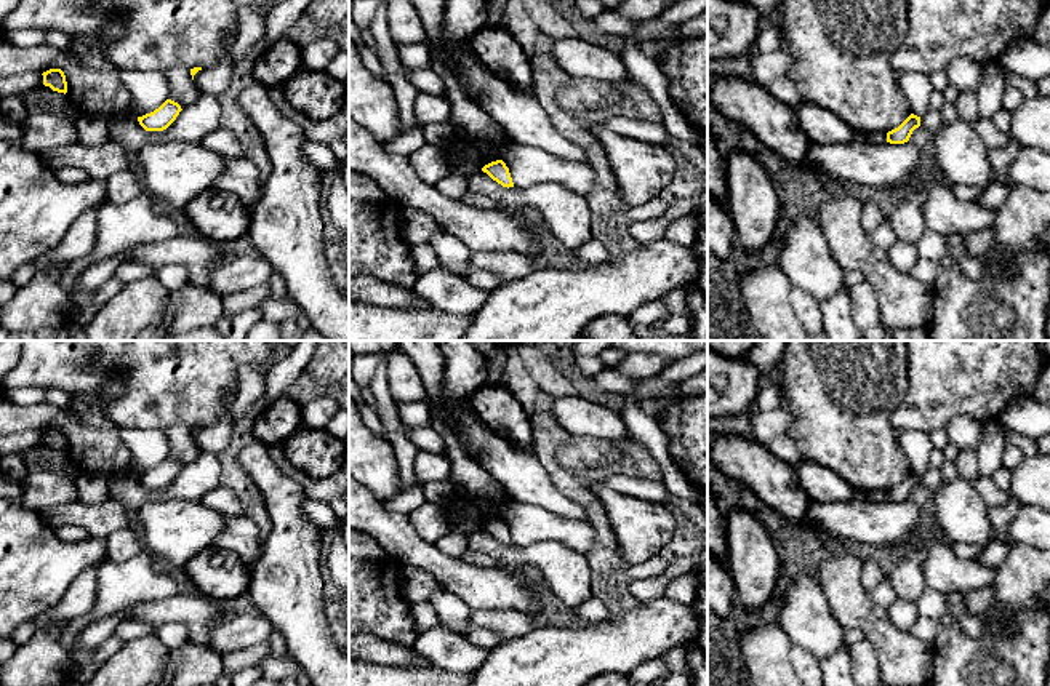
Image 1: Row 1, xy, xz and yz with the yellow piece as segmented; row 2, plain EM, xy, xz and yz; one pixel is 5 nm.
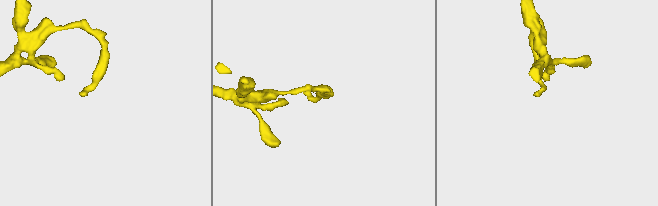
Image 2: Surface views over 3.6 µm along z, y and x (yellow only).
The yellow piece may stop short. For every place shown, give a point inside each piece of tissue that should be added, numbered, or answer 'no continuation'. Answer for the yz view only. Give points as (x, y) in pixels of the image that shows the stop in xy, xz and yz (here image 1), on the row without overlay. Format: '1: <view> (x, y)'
no continuation

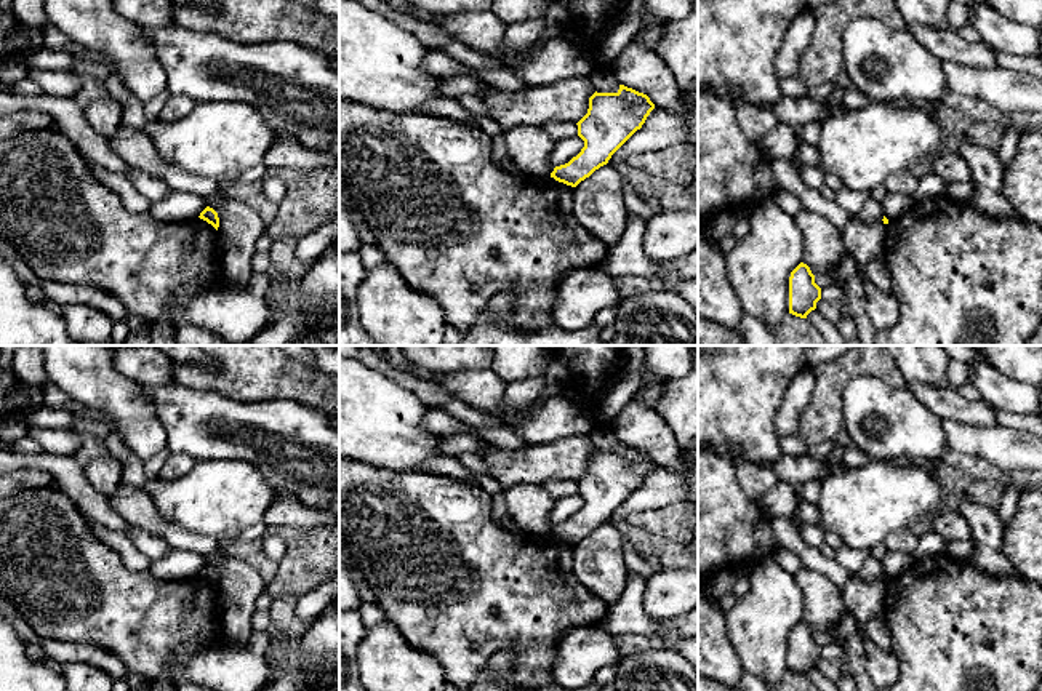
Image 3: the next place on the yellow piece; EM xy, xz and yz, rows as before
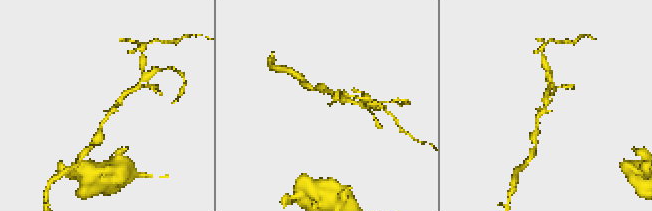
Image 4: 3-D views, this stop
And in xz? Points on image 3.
no continuation

